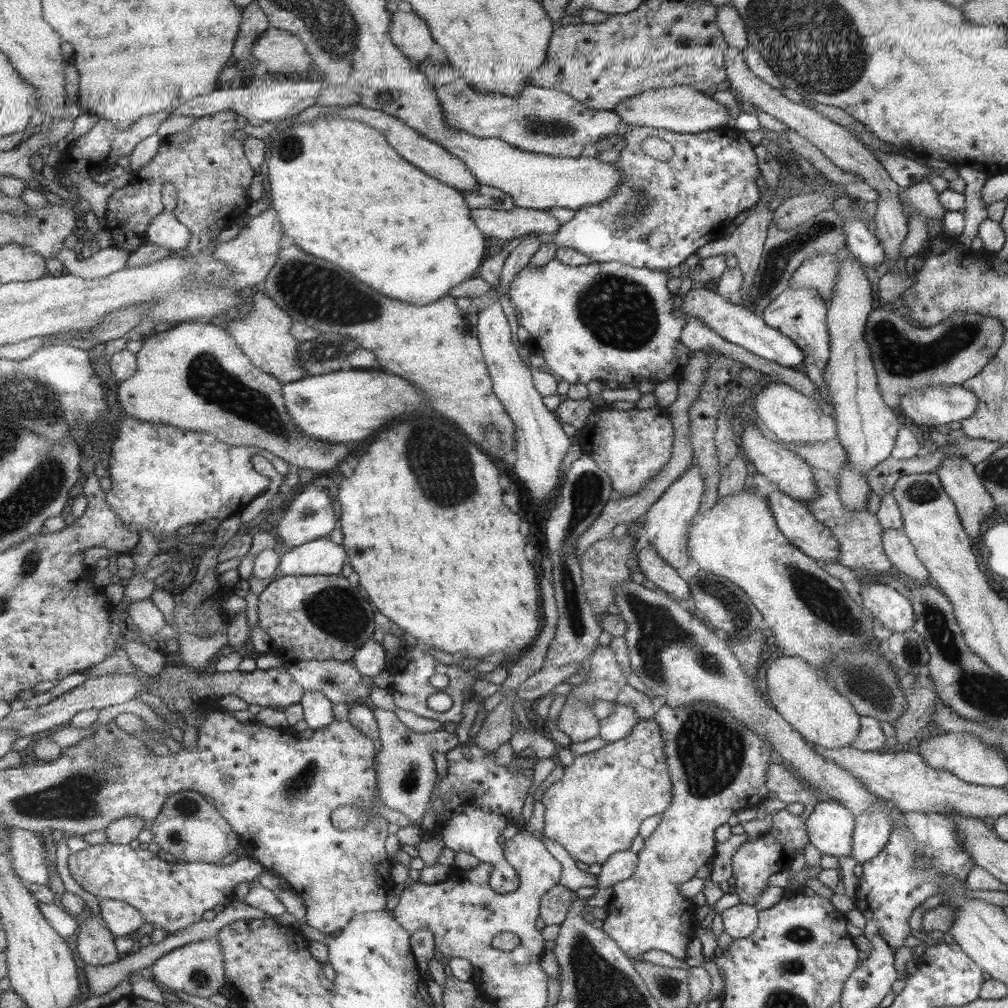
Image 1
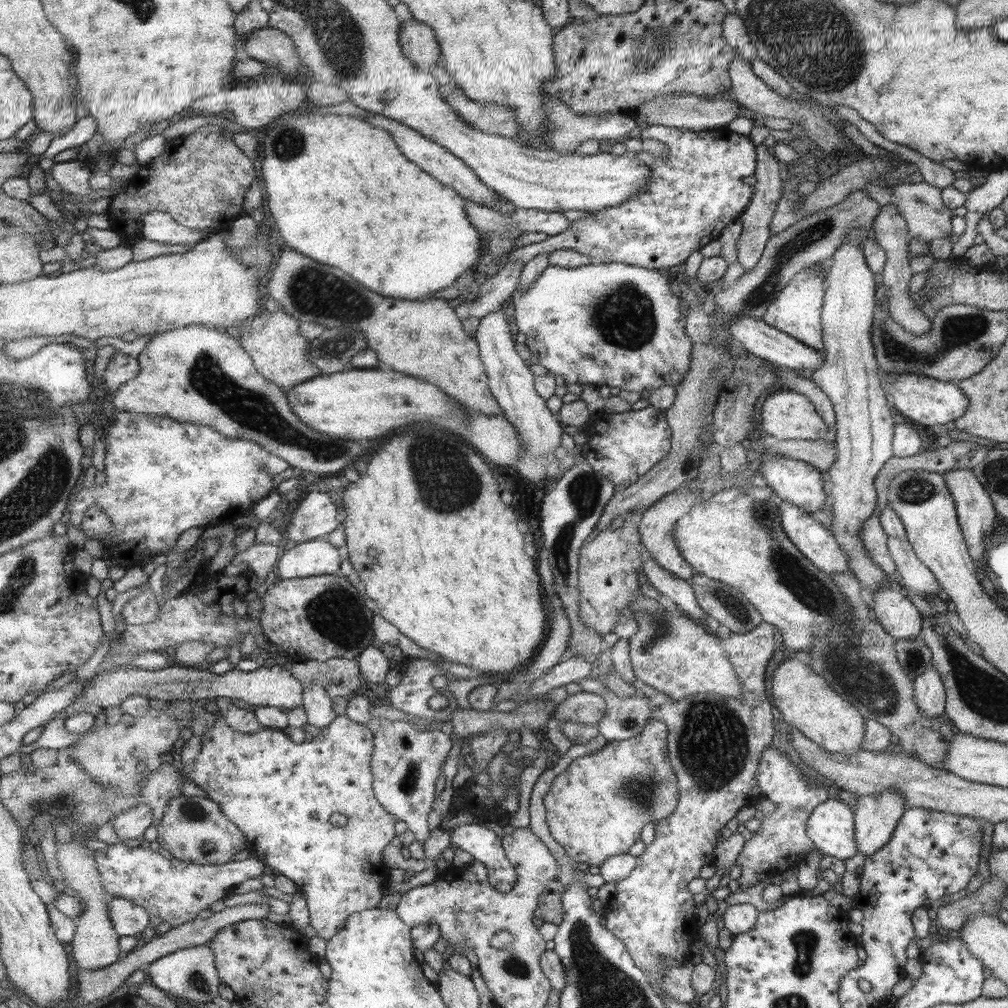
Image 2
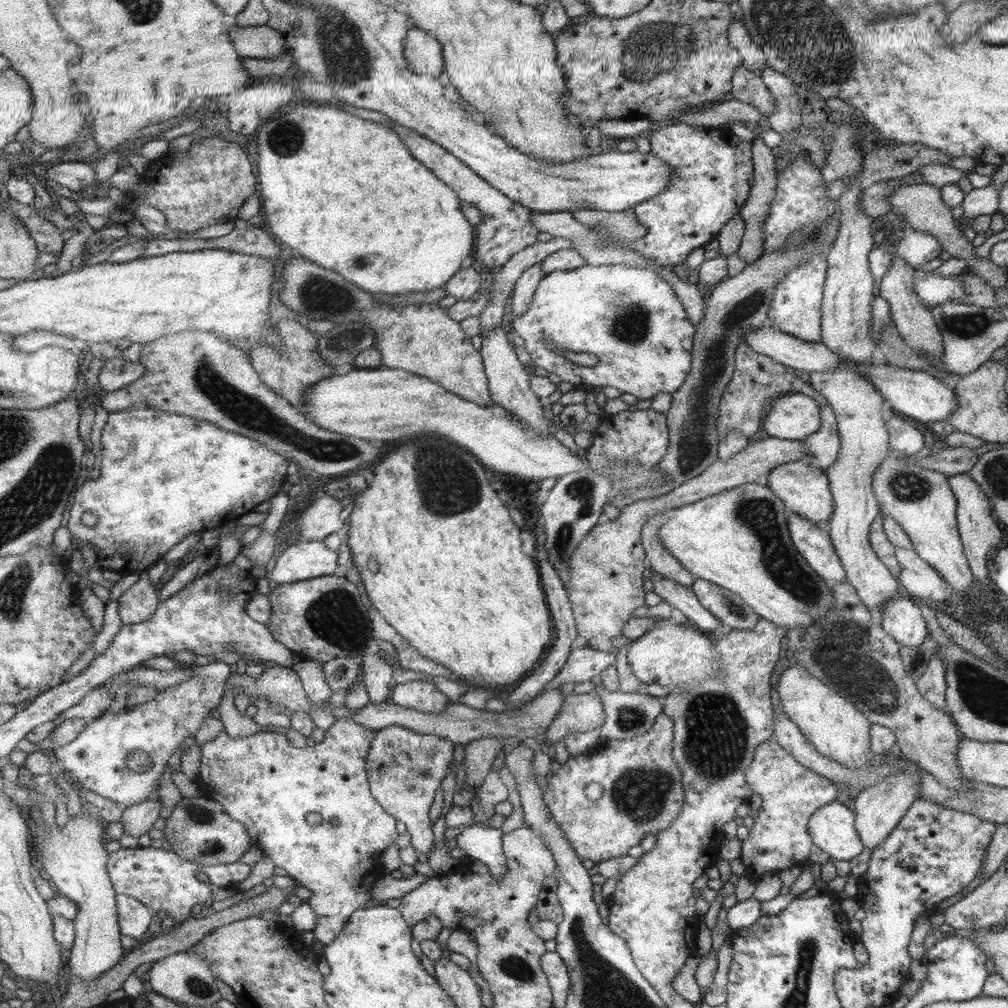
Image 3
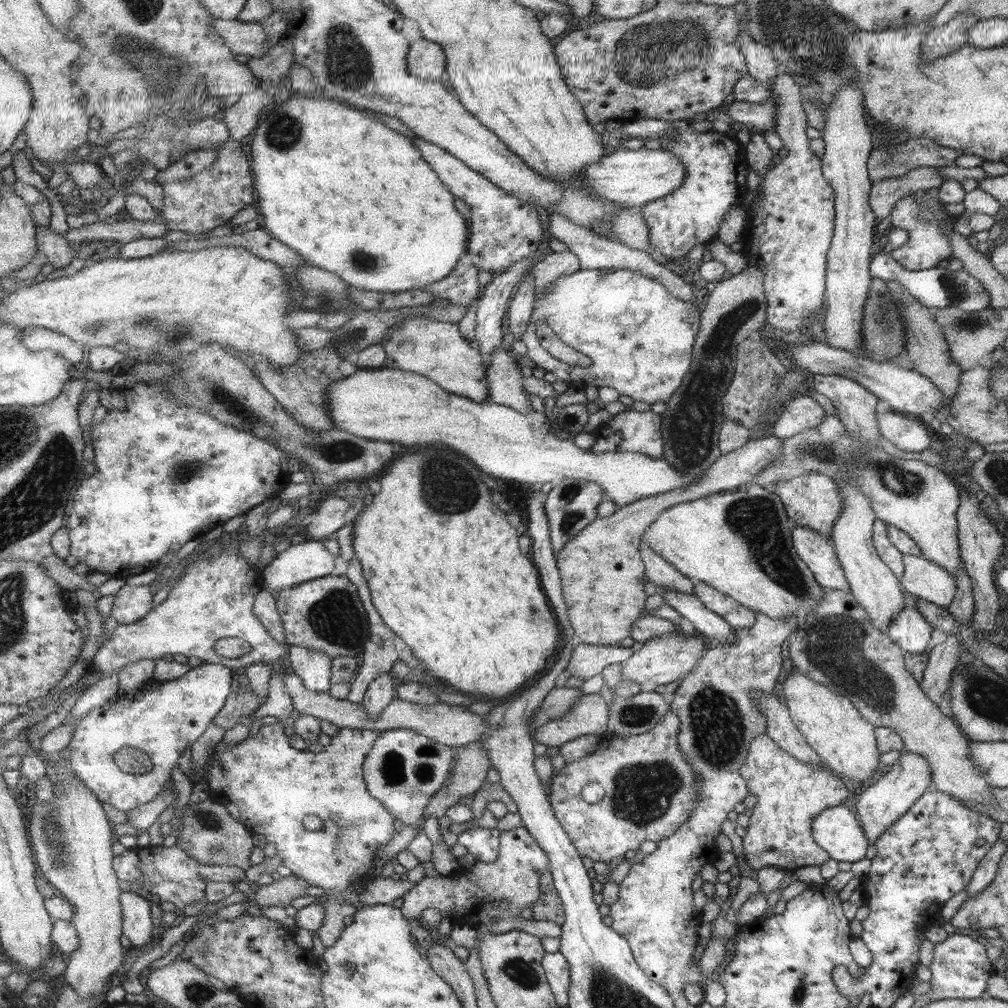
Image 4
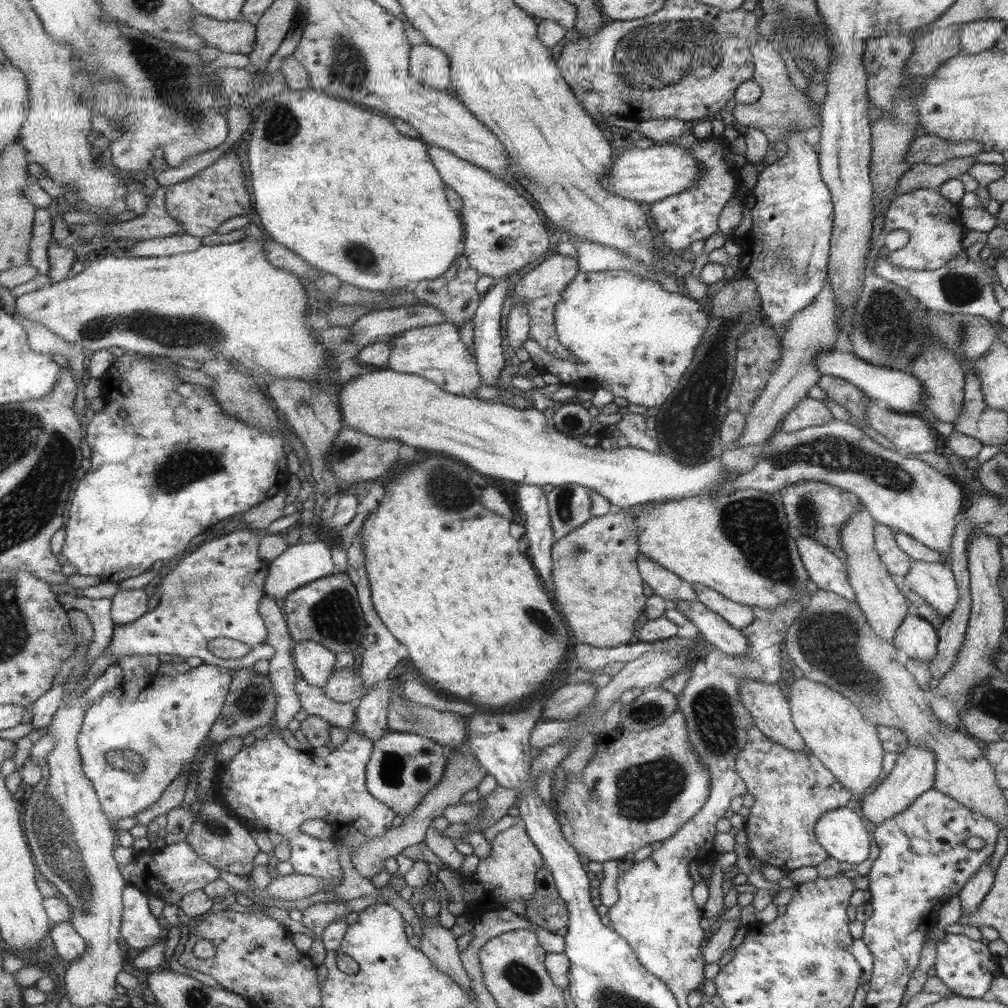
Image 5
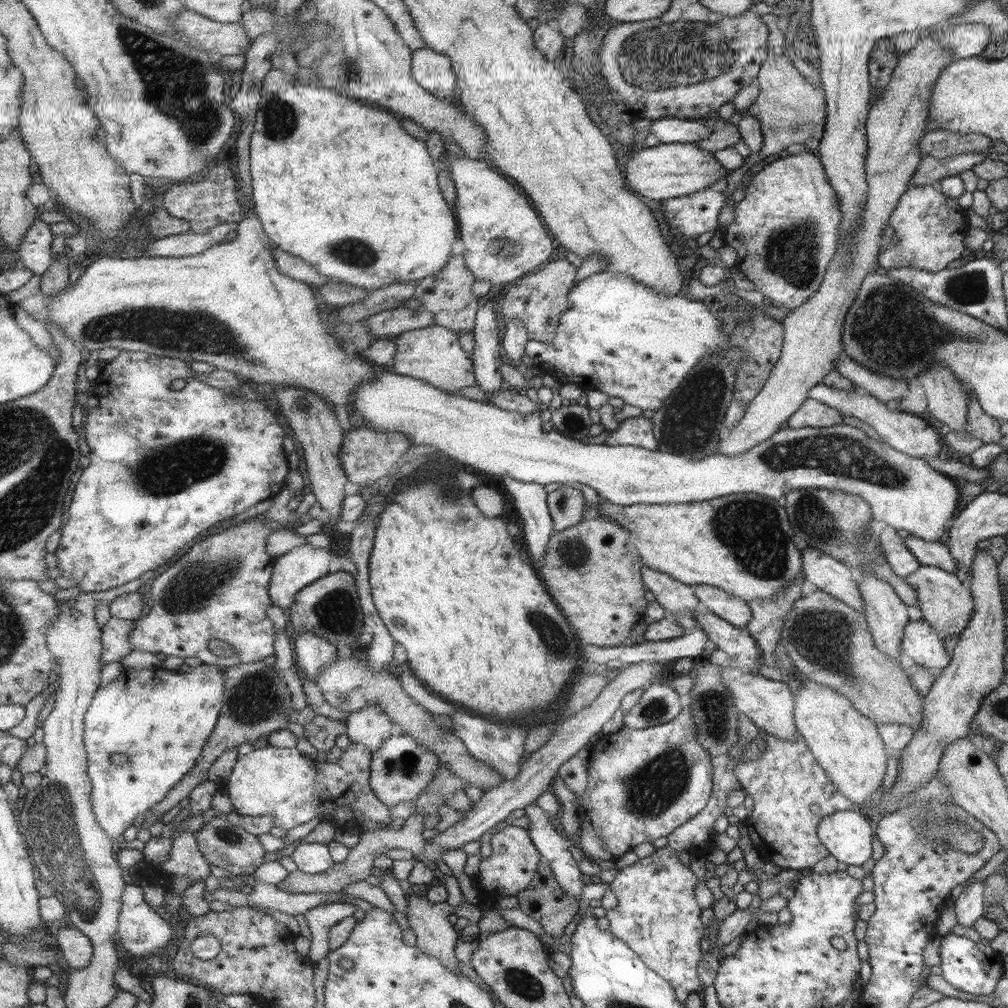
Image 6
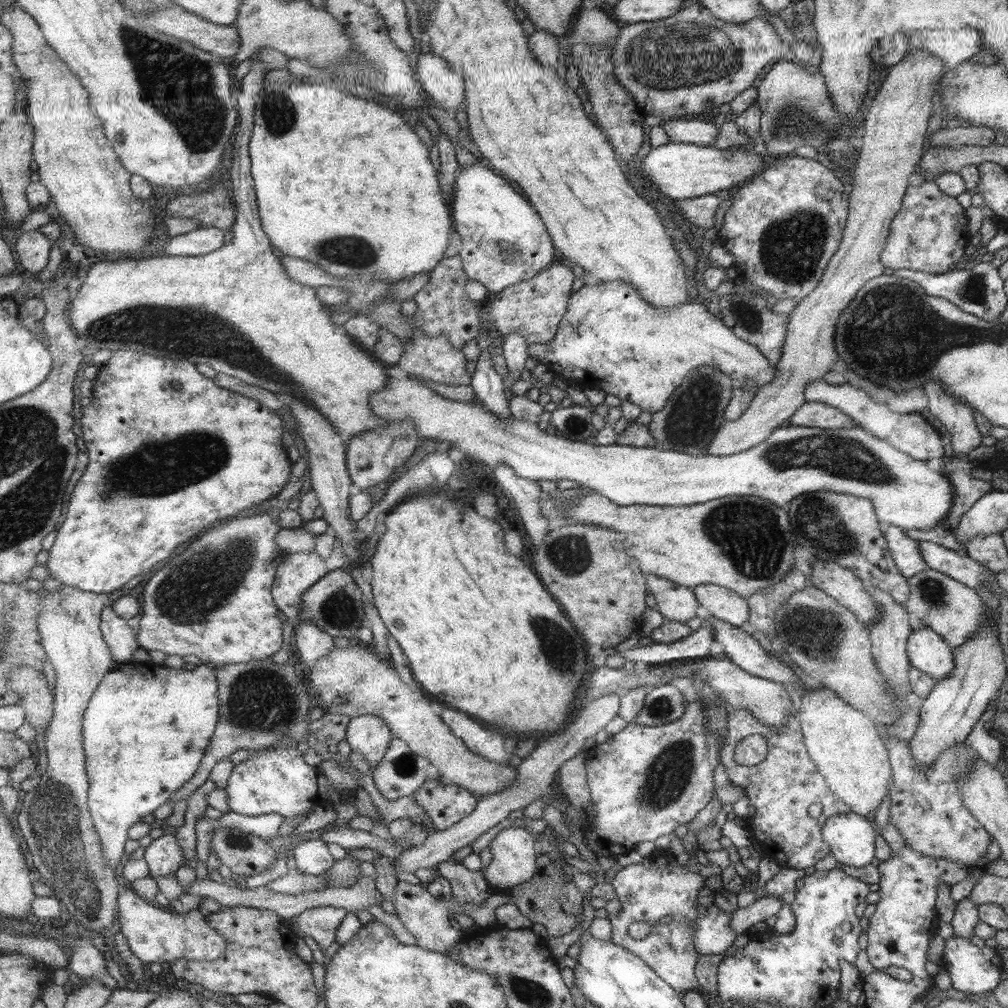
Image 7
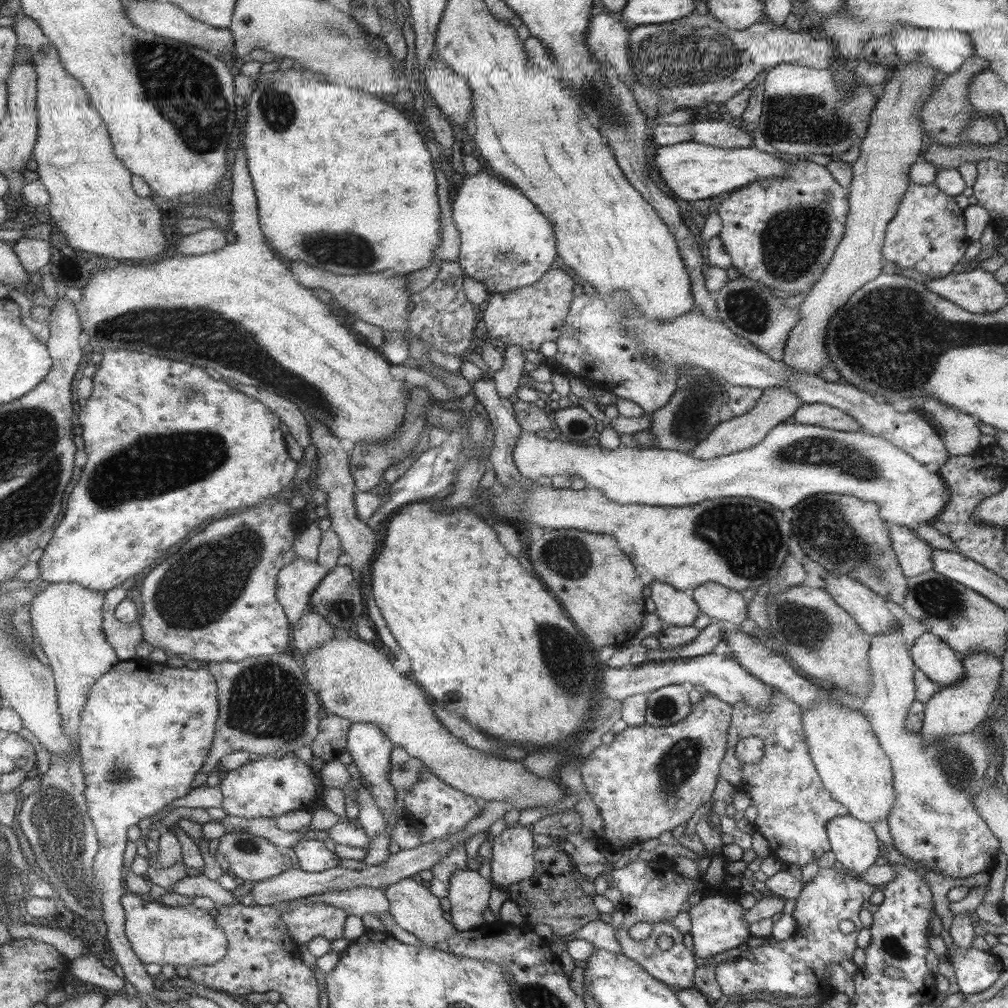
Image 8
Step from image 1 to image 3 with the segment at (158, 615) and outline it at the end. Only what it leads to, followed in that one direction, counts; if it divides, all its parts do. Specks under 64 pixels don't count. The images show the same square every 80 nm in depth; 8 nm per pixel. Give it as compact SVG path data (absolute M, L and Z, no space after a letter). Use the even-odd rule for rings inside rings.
M149 570L141 571L141 580L121 597L117 617L124 625L141 624L151 619L159 609L159 592L149 576Z

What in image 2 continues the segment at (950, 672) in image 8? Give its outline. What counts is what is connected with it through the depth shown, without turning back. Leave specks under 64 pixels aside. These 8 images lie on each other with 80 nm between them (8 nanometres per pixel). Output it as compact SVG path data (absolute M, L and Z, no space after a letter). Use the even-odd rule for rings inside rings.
M887 587L872 592L869 605L873 617L891 637L913 640L922 629L922 616L901 593Z

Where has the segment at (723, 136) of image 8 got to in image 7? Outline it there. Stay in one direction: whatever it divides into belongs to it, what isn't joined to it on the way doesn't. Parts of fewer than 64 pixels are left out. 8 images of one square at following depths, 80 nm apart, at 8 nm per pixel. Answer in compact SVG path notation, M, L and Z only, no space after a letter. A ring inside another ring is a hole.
M690 117L670 119L660 126L667 135L667 143L690 143L698 146L712 146L719 134L718 123L700 122Z

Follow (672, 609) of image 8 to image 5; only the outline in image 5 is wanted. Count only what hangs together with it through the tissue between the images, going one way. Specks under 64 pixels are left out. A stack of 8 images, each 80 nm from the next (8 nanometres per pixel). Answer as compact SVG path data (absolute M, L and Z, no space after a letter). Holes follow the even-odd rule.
M642 552L638 556L638 567L642 573L643 582L650 586L657 596L670 606L674 602L695 602L693 584L685 582L669 569L664 569L659 563L653 562L649 555Z

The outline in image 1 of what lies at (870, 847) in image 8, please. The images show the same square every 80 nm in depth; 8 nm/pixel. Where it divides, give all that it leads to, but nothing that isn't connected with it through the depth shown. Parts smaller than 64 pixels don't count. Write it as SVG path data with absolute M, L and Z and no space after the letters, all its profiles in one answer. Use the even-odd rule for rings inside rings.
M820 799L806 820L809 841L821 853L848 856L852 848L853 815L841 802Z

